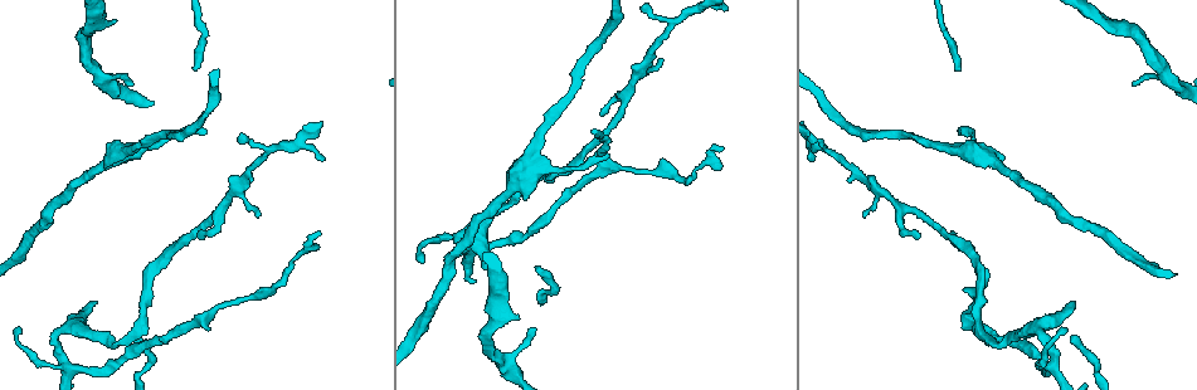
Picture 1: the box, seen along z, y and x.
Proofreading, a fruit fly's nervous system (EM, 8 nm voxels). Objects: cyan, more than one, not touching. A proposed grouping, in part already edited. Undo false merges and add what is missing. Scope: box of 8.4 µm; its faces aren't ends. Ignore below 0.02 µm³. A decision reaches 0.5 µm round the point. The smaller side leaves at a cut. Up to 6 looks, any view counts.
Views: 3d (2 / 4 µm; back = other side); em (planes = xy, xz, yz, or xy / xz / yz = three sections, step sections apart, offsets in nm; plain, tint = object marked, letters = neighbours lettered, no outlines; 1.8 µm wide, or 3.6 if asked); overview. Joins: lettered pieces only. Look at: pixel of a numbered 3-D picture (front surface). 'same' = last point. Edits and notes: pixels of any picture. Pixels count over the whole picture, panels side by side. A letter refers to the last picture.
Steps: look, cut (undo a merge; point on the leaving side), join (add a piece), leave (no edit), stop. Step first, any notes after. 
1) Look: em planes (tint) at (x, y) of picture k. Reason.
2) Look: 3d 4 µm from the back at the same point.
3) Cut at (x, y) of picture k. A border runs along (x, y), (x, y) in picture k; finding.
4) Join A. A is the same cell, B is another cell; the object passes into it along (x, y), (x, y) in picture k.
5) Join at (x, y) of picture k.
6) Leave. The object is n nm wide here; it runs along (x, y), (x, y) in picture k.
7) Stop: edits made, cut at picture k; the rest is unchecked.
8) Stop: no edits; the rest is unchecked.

Look: em planes (letters) at (1123, 20) of picture 1. Free end.

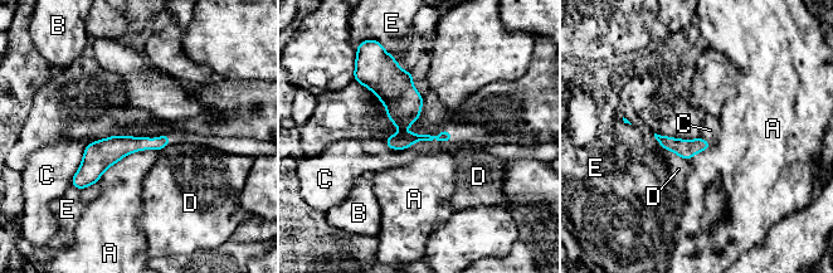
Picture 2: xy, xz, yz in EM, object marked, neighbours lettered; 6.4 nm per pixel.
Leave. The object is 120 nm wide here; A, B, C, D and E are other cells; it runs along (166, 139), (117, 146), (76, 181) in picture 2; none of them fits.

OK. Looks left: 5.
Look: em planes (letters) at (119, 155) of picture 1. Calibre changes.

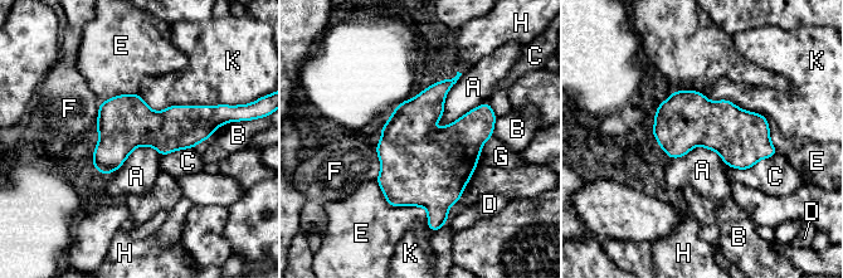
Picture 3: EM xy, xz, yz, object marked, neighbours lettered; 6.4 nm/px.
Leave. A, B, C, D, E, F, G, H and K are other cells; a border runs along (462, 74), (433, 130) in picture 3; all the same cell.

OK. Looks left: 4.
Look: em xy step 8 (tint) at (1073, 301) of picture 1.

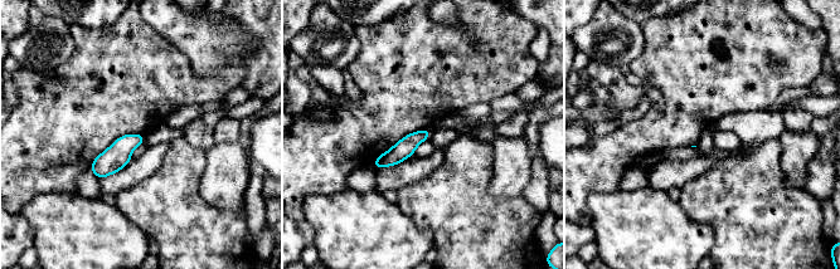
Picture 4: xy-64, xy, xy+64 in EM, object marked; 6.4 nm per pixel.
Look: em planes (letters) at the same point. Cut it another way.

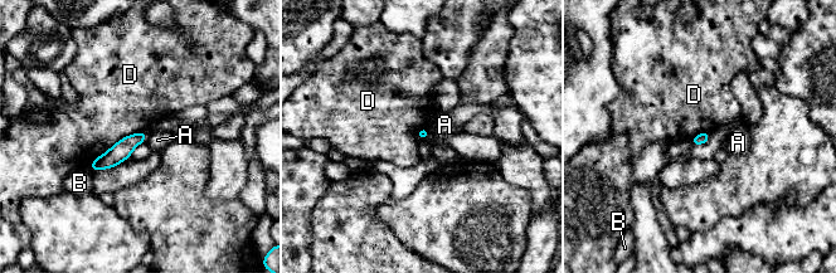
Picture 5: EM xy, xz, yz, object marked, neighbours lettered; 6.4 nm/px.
Leave. A, B and D are other cells; a border runs along (146, 131), (124, 136), (88, 165) in picture 5; none of them fits.

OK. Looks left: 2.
Stop: no edits; the rest is unchecked.

